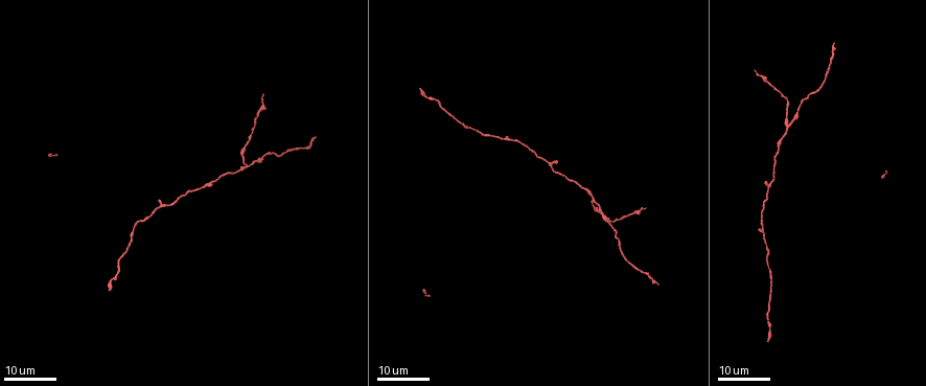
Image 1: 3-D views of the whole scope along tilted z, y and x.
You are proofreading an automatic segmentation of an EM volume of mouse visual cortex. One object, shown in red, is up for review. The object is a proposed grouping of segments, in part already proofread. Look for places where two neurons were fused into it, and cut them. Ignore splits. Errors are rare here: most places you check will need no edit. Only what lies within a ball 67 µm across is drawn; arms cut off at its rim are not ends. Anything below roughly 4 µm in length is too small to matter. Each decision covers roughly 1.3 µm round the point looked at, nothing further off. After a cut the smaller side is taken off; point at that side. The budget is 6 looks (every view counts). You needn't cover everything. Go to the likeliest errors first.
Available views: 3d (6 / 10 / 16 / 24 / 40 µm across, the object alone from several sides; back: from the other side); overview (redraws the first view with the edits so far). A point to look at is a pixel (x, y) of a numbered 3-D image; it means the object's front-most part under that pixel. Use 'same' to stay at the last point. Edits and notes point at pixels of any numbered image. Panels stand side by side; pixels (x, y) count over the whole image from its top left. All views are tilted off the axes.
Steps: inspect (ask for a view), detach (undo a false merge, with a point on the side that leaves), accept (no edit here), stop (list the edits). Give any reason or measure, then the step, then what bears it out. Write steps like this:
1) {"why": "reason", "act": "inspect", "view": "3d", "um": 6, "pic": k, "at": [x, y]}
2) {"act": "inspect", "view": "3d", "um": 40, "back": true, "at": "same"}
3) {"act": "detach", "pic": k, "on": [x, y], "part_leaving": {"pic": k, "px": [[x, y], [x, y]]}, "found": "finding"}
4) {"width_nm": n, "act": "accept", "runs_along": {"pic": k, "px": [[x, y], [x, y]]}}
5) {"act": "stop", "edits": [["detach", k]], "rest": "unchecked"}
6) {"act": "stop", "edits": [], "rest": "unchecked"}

{"why": "side arm on a straight run", "act": "inspect", "view": "3d", "um": 24, "pic": 1, "at": [783, 134]}

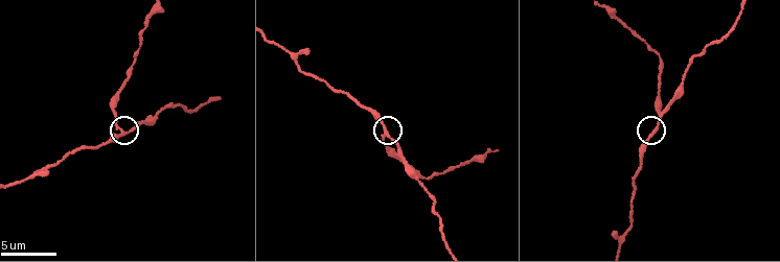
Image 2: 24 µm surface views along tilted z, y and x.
{"act": "inspect", "view": "3d", "um": 10, "pic": 2, "at": [124, 133]}

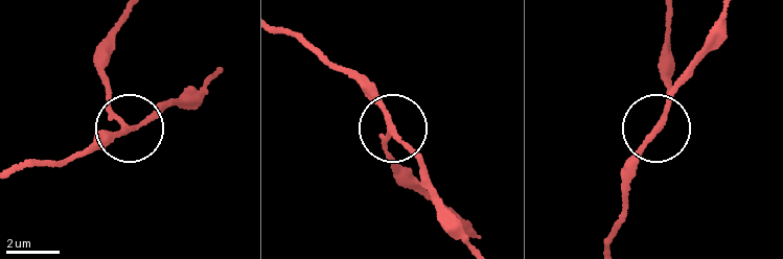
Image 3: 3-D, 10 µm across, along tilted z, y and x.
{"width_nm": 170, "act": "accept", "runs_along": {"pic": 3, "px": [[280, 27], [351, 76], [386, 116], [391, 168]]}, "found": "continuous, no second neuron"}

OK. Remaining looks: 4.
{"why": "a fork", "act": "inspect", "view": "3d", "um": 24, "pic": 1, "at": [503, 138]}

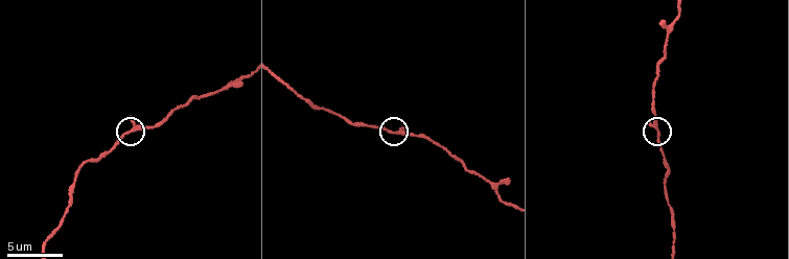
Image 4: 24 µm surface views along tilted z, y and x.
{"act": "inspect", "view": "3d", "um": 10, "pic": 4, "at": [393, 131]}

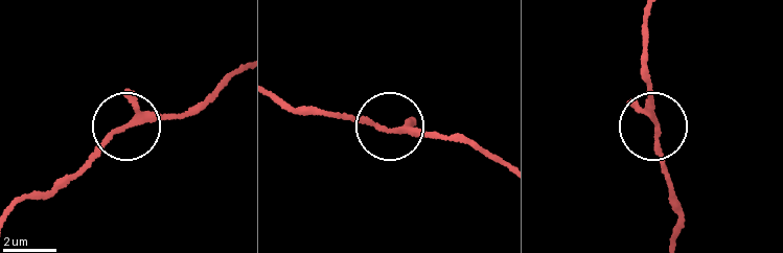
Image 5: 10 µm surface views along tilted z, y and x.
{"why": "from behind", "act": "inspect", "view": "3d", "um": 10, "back": true, "pic": 5, "at": [384, 127]}

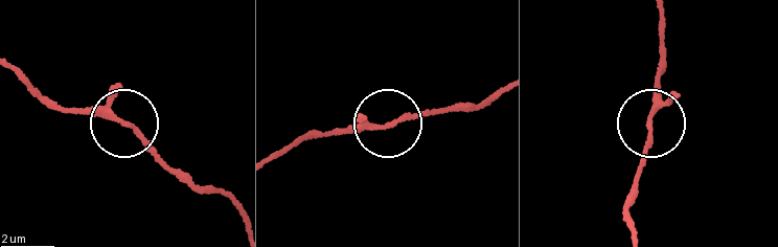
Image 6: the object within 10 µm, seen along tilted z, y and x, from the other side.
{"arms": 3, "act": "accept", "runs_along": {"pic": 6, "px": [[648, 121], [662, 72]]}, "found": "continuous, no second neuron"}

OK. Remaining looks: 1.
{"act": "stop", "edits": [], "rest": "unchecked"}

